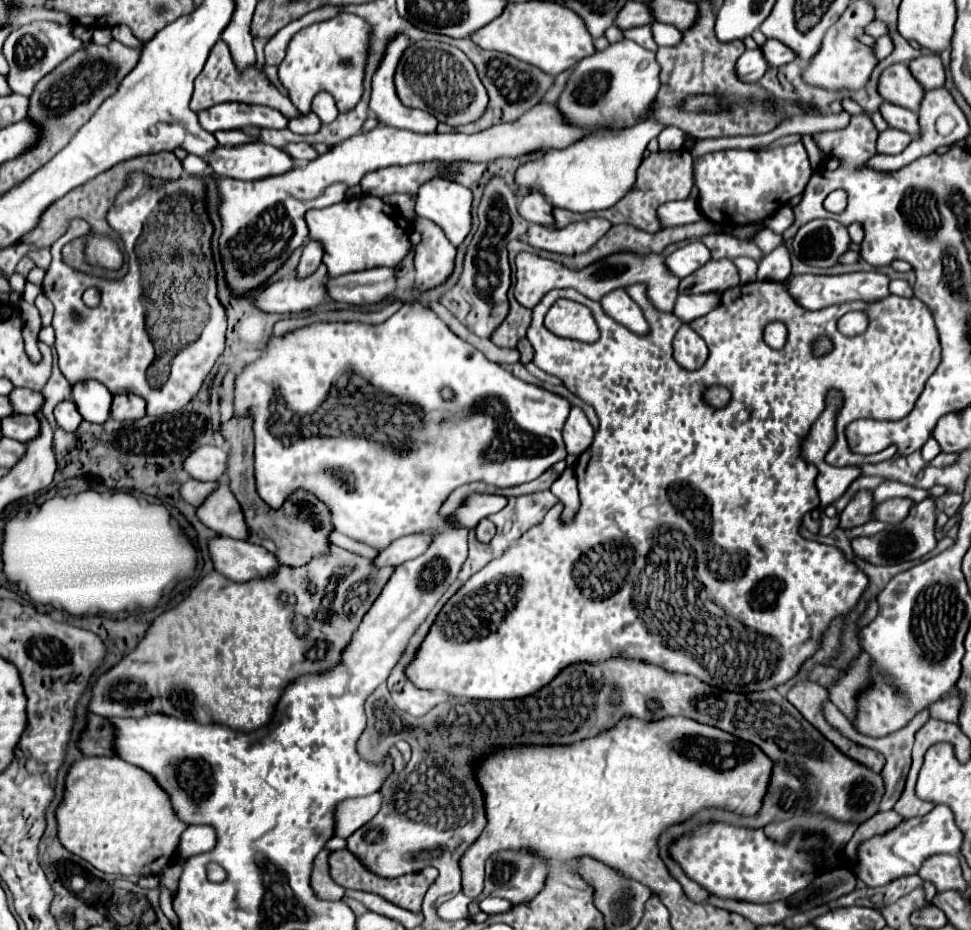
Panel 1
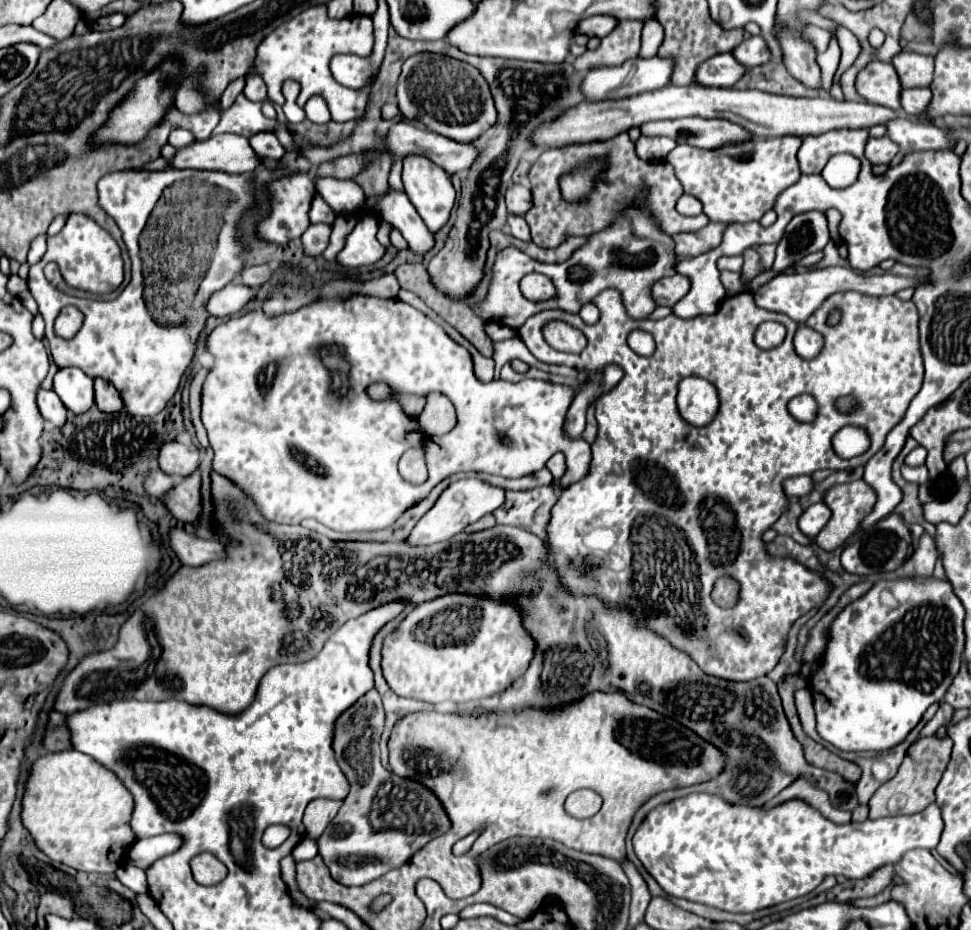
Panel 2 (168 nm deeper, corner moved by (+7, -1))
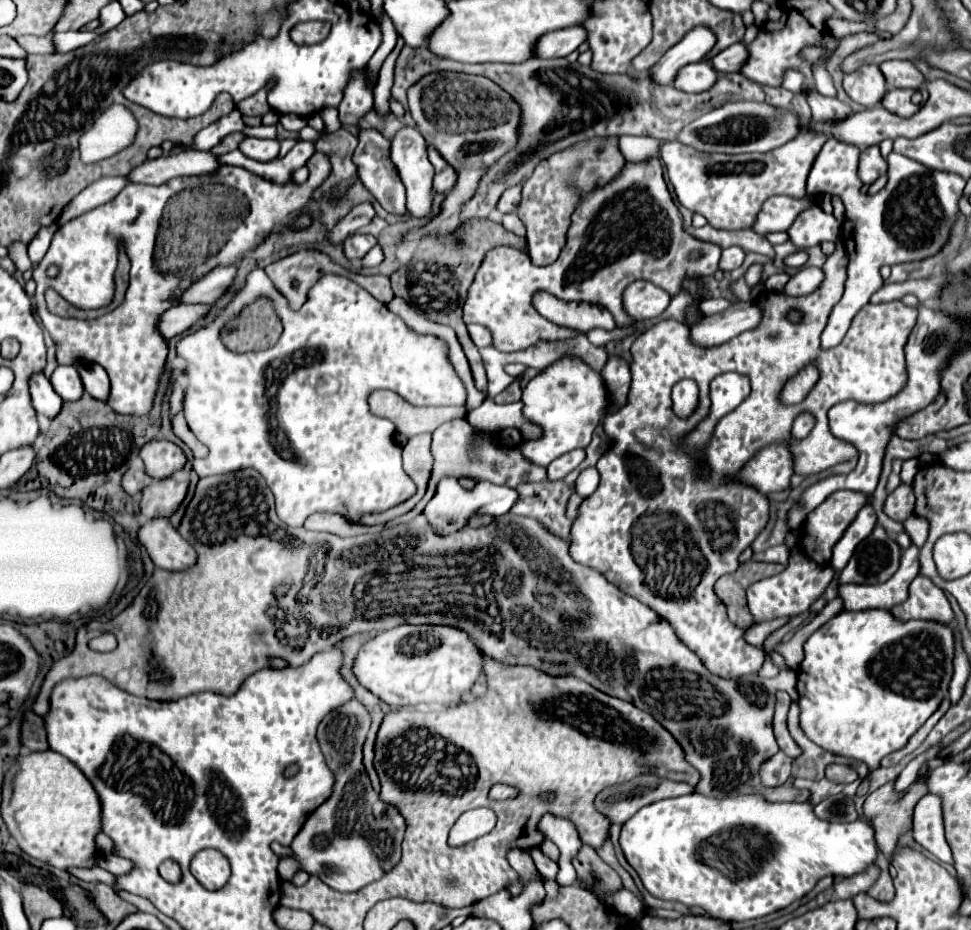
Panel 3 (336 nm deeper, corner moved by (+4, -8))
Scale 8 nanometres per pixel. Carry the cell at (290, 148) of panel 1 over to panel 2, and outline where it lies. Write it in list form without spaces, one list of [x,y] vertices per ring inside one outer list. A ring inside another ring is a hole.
[[[261,132],[261,134],[255,134],[251,140],[253,144],[253,150],[263,156],[263,158],[269,158],[269,160],[281,160],[285,156],[285,148],[281,146],[281,142],[277,140],[275,134],[271,132]]]

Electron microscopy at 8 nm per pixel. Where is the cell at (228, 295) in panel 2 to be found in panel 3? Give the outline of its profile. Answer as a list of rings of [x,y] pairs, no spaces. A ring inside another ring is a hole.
[[[174,305],[160,315],[156,329],[164,339],[170,339],[188,331],[194,323],[202,321],[206,313],[208,305]]]

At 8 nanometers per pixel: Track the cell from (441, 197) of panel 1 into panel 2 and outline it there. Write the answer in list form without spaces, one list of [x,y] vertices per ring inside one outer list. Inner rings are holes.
[[[407,156],[403,160],[403,186],[405,186],[405,194],[409,196],[411,204],[417,208],[419,216],[425,220],[427,228],[431,232],[439,232],[449,222],[451,210],[457,202],[457,192],[453,188],[451,176],[423,156]]]

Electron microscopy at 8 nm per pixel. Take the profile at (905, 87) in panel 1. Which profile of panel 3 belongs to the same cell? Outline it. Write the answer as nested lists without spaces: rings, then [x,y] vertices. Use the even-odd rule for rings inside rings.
[[[864,65],[854,73],[844,75],[842,87],[852,101],[864,107],[880,105],[880,95],[884,95],[886,91],[884,75],[878,69],[878,65]]]

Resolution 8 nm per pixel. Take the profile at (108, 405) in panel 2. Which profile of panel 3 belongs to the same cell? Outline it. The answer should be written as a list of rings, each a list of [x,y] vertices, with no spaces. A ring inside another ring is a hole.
[[[92,363],[92,365],[80,365],[76,369],[80,373],[86,393],[90,393],[96,399],[108,399],[108,375],[104,367],[100,367],[98,363]]]

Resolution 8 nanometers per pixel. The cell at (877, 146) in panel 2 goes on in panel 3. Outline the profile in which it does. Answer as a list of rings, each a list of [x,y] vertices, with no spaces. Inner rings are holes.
[[[872,145],[862,151],[860,165],[858,165],[858,177],[864,185],[872,185],[880,175],[884,175],[888,169],[886,159],[880,155],[878,145]]]

